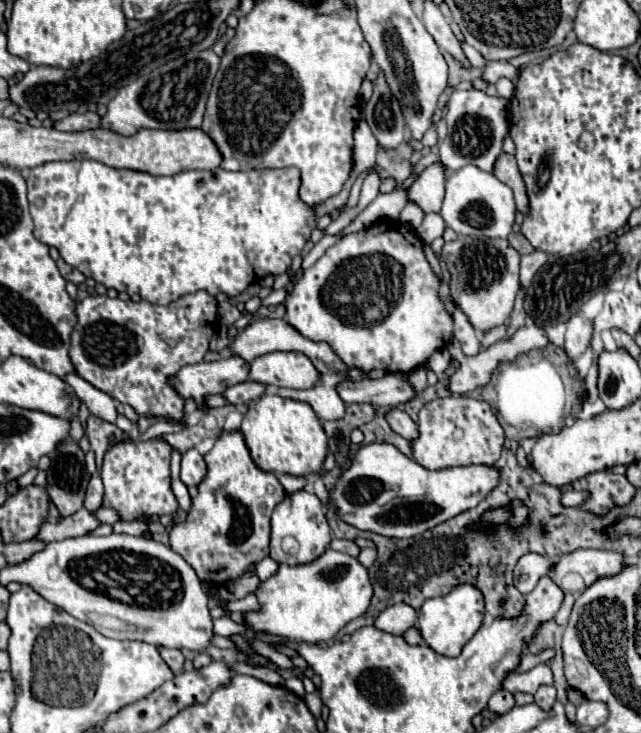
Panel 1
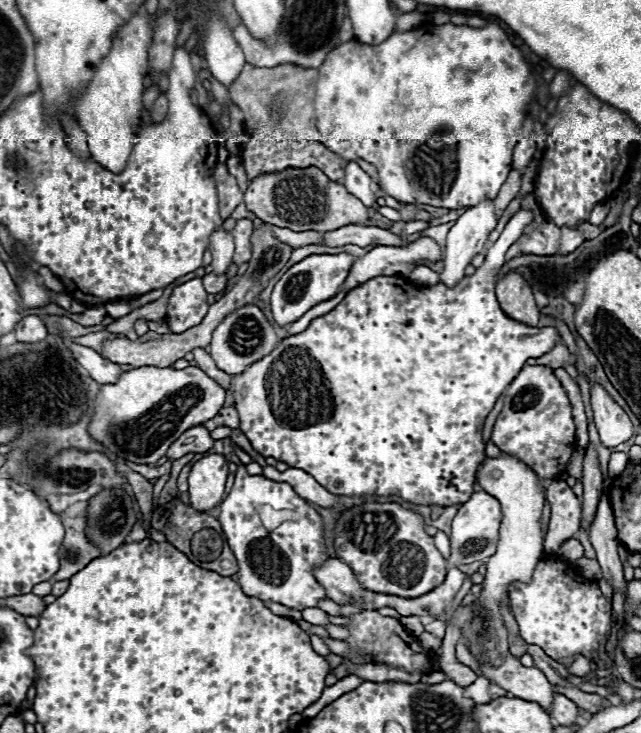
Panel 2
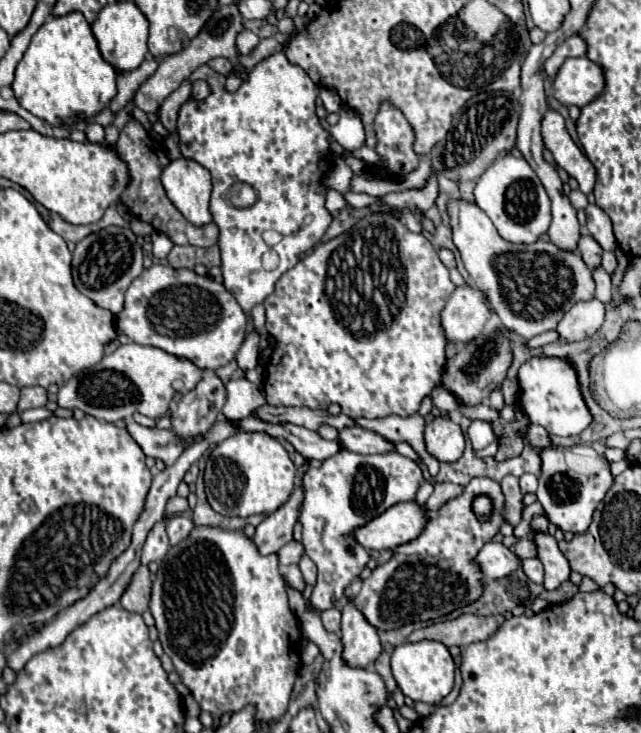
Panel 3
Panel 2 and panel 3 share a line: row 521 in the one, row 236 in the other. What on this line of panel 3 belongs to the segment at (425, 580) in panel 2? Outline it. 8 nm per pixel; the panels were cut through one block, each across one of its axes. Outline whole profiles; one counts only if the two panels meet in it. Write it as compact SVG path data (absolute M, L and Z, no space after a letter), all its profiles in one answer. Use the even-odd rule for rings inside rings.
M368 214L364 216L354 228L340 234L330 242L318 244L310 254L306 254L294 268L286 270L280 280L276 282L276 290L264 300L266 308L266 330L276 338L276 348L270 356L264 380L264 394L270 406L308 406L308 408L322 408L326 410L328 404L338 402L342 412L350 418L386 418L390 414L398 414L402 418L414 416L420 408L420 402L432 394L432 390L442 382L444 372L444 346L446 338L440 326L440 310L444 308L450 294L456 290L454 282L450 280L448 268L440 262L438 252L434 246L422 236L410 232L398 218L390 214Z

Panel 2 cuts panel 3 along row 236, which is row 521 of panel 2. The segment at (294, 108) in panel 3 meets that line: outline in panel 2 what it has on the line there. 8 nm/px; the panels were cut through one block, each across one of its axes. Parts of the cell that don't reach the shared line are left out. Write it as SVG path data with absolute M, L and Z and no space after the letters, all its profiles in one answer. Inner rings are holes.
M240 466L234 486L220 504L220 510L222 512L218 520L240 566L238 582L248 596L280 602L294 610L314 608L318 600L326 598L324 588L316 582L312 574L314 566L322 564L328 558L328 554L324 552L322 518L306 500L302 500L292 490L290 484L274 482L264 476L250 476L246 468ZM260 504L268 504L276 510L296 510L296 514L300 516L296 516L296 520L282 522L274 530L266 530L256 512Z

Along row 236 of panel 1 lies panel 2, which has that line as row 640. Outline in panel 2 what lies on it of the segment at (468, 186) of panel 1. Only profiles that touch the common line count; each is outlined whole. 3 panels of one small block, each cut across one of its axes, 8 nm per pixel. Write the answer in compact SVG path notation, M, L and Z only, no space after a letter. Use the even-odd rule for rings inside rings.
M502 454L500 458L486 458L484 464L478 468L476 474L476 482L478 486L492 494L500 506L502 506L502 526L500 526L500 540L498 540L498 550L494 556L490 556L490 560L486 562L488 572L484 578L484 590L478 598L478 606L482 606L486 610L486 618L492 626L492 632L488 636L486 642L476 640L470 644L472 650L480 648L480 644L486 648L486 654L490 658L490 664L498 666L502 664L502 656L508 650L508 640L506 640L506 628L500 616L500 604L508 602L508 584L520 580L520 582L530 582L530 576L534 572L534 566L540 562L542 558L542 506L544 506L544 494L540 490L540 480L538 476L518 458L510 456L510 454Z

